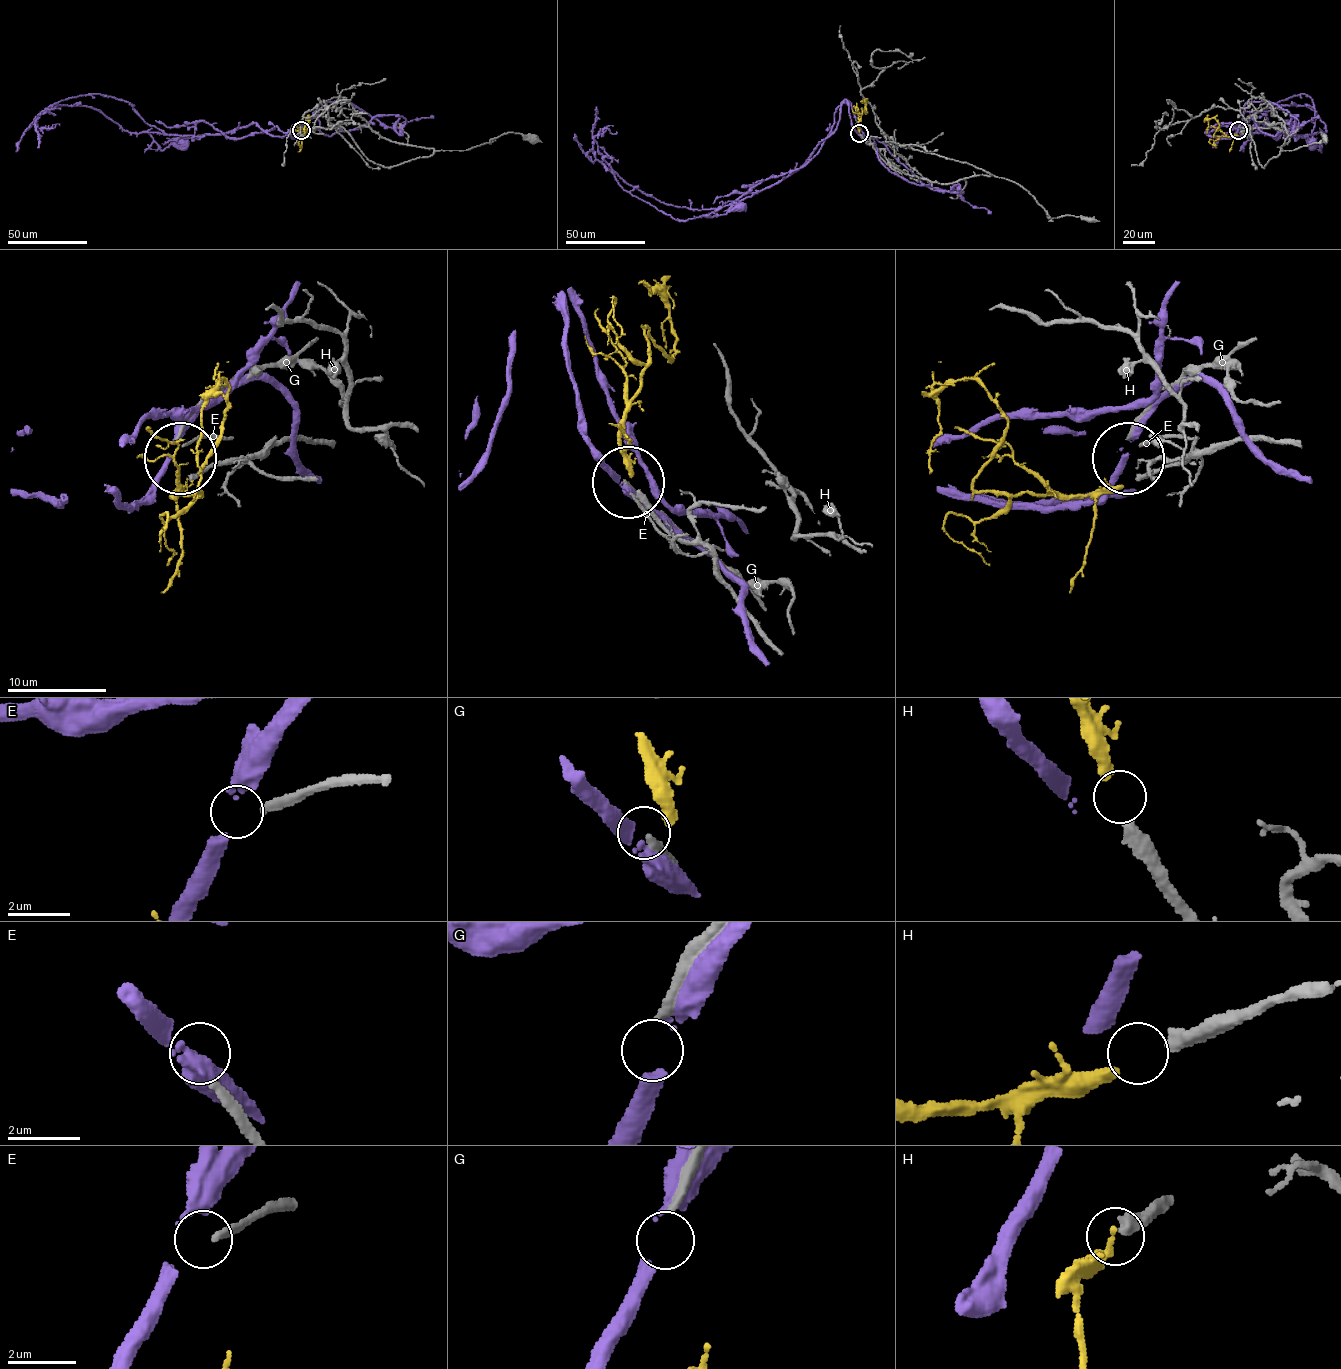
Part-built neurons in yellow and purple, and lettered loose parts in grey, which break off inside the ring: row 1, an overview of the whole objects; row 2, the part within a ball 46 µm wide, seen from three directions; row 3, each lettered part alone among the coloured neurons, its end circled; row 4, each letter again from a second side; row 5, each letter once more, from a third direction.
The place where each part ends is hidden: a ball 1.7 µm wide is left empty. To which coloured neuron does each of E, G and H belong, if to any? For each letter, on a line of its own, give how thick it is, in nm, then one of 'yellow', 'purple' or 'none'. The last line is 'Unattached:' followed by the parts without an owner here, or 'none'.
E: 220 nm | none
G: 260 nm | none
H: 440 nm | yellow
Unattached: E, G

